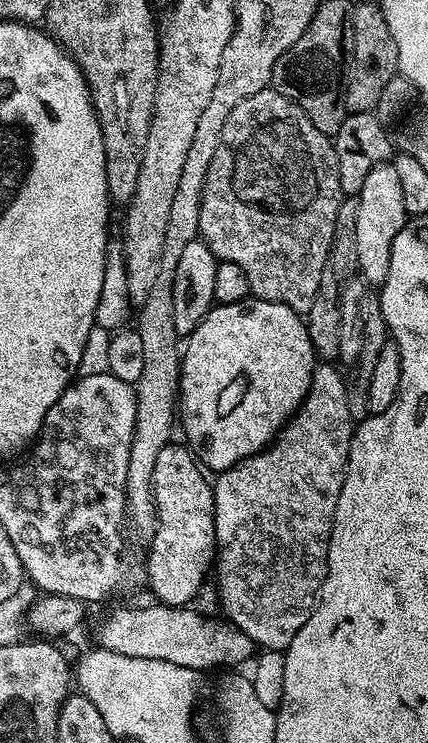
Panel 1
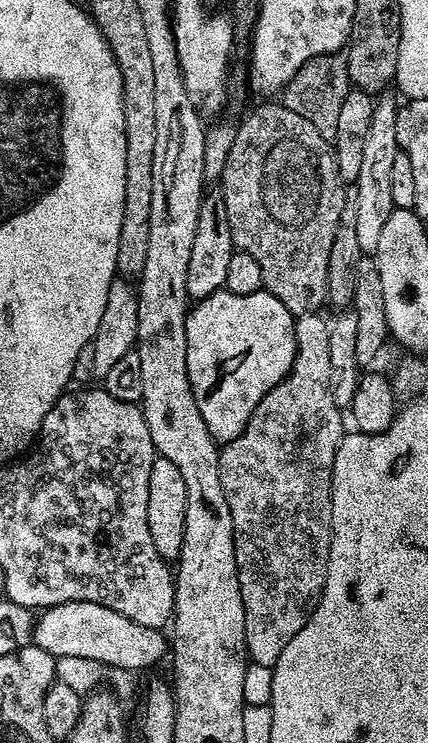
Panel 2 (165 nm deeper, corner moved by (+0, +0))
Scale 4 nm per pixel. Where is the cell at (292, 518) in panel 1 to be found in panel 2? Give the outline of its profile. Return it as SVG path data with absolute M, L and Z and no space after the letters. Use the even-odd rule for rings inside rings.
M307 312L307 313L306 313L306 314L305 314L305 316L298 316L298 317L296 317L296 357L295 357L295 358L294 358L294 362L293 362L293 363L292 363L292 368L291 368L291 370L289 370L289 372L288 372L288 376L287 376L287 378L286 378L286 379L285 379L285 380L283 380L283 381L282 381L282 382L278 382L278 386L274 386L274 390L270 390L270 394L266 394L266 398L262 398L262 402L258 402L258 406L257 406L257 407L256 407L256 409L255 409L255 410L254 410L254 414L250 414L250 422L246 422L246 430L245 430L245 431L244 431L244 432L243 432L243 433L242 433L242 434L238 434L238 438L234 438L234 439L233 439L233 440L232 440L232 441L230 441L230 442L229 442L229 444L226 444L226 445L223 445L223 447L221 447L221 448L220 448L220 477L221 477L221 478L222 478L222 490L226 490L226 502L230 502L230 510L231 510L231 511L232 511L232 517L233 517L233 518L234 518L234 554L235 554L235 555L236 555L236 569L237 569L237 570L238 570L238 586L242 586L242 606L243 606L243 607L244 607L244 609L245 609L245 610L246 610L246 646L247 646L247 647L248 647L248 658L249 658L249 661L251 661L251 663L253 663L253 664L261 664L261 665L262 665L262 666L266 666L266 667L267 667L267 668L271 668L271 669L273 669L273 668L275 668L275 666L276 666L276 663L277 663L277 662L278 662L278 658L279 658L279 657L280 657L280 655L281 655L281 654L282 654L282 650L286 650L286 642L290 642L290 638L294 638L294 634L298 634L298 630L302 630L302 626L306 626L306 622L307 622L307 621L308 621L308 619L309 619L309 618L310 618L310 614L311 614L311 613L312 613L312 611L314 611L314 609L315 609L315 608L316 608L316 604L317 604L317 603L318 603L318 602L319 602L319 600L320 600L320 595L321 595L321 594L322 594L322 590L323 590L323 589L324 589L324 583L325 583L325 582L326 582L326 570L327 570L327 569L328 569L328 559L329 559L329 558L330 558L330 542L331 542L331 541L332 541L332 467L333 467L333 466L334 466L334 454L335 454L335 453L336 453L336 451L337 451L337 450L338 450L338 446L339 446L339 445L340 445L340 440L341 440L341 438L343 438L343 437L344 437L344 435L345 435L345 434L346 434L346 427L345 427L345 428L344 428L344 420L345 420L345 424L346 424L346 416L345 416L345 413L344 413L344 412L343 412L343 411L342 411L342 410L341 410L341 408L340 408L340 407L338 407L338 406L337 406L337 404L336 404L336 403L335 403L335 402L334 402L334 394L330 394L330 324L329 324L329 321L328 321L328 320L327 320L327 319L326 319L326 320L325 320L325 321L324 321L324 320L323 320L323 318L322 318L322 317L323 317L323 315L320 315L320 314L317 314L317 313L315 313L315 312Z

